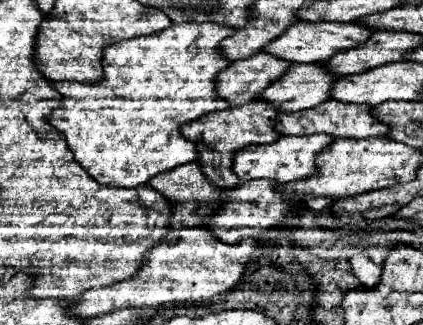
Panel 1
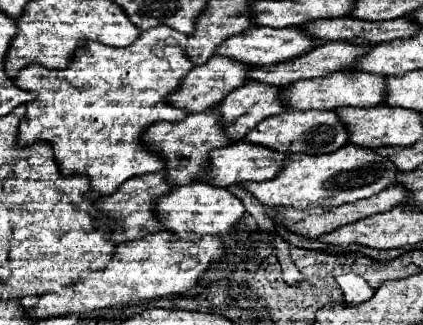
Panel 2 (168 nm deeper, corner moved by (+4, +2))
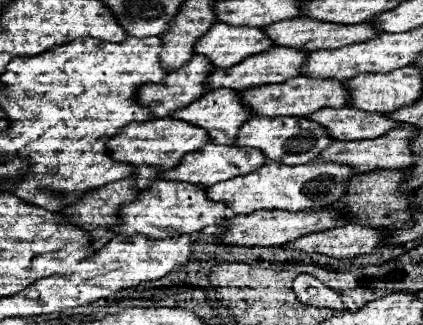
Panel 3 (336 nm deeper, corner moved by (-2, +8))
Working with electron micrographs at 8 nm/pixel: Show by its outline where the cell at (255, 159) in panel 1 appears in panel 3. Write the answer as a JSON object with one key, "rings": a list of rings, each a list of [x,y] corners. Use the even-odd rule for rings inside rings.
{"rings":[[[208,142],[204,148],[184,156],[178,166],[174,166],[174,168],[166,170],[164,174],[160,174],[160,178],[162,180],[172,180],[172,182],[190,182],[190,184],[198,184],[202,188],[208,188],[212,184],[218,184],[218,182],[254,172],[264,162],[266,162],[264,154],[256,152],[254,148],[234,148],[234,146],[220,146],[220,144]]]}

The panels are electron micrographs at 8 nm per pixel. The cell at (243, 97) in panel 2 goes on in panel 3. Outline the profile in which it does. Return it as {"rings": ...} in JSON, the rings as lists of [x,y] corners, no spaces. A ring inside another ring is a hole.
{"rings":[[[230,88],[204,92],[200,100],[172,112],[172,116],[214,134],[210,136],[210,142],[214,144],[234,144],[240,124],[250,118],[248,108],[240,104],[240,96]]]}

